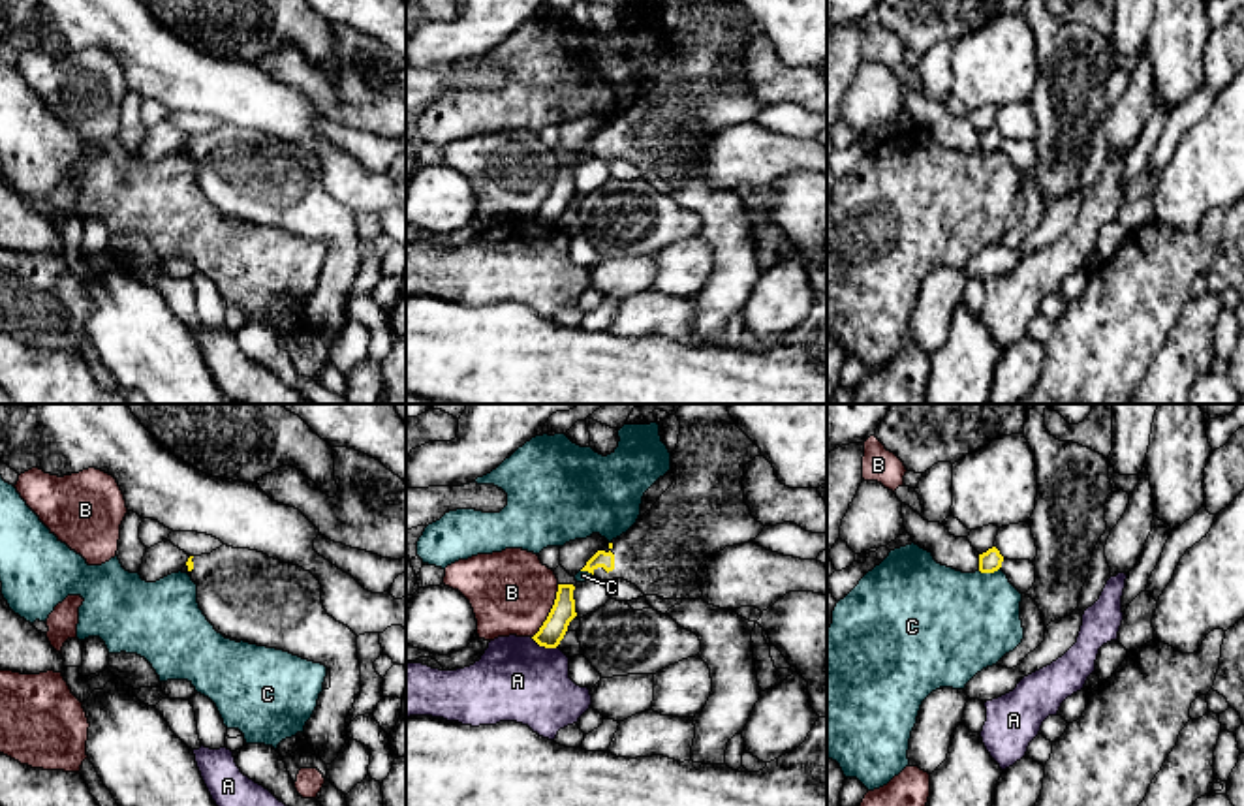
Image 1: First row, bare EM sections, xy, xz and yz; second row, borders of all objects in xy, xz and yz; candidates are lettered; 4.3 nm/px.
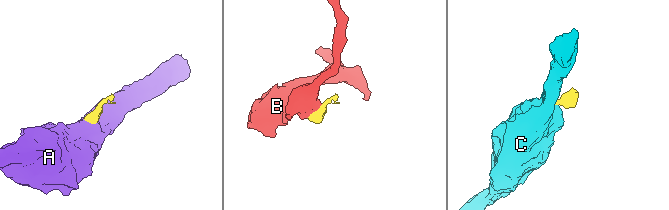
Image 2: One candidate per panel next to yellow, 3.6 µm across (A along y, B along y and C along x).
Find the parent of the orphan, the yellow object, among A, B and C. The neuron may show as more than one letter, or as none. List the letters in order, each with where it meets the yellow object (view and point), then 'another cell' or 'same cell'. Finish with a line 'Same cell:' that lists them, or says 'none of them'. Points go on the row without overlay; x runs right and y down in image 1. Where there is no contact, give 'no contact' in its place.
A: contact xz (544, 224); another cell
B: contact xz (551, 190); another cell
C: contact yz (989, 151); another cell
Same cell: none of them

